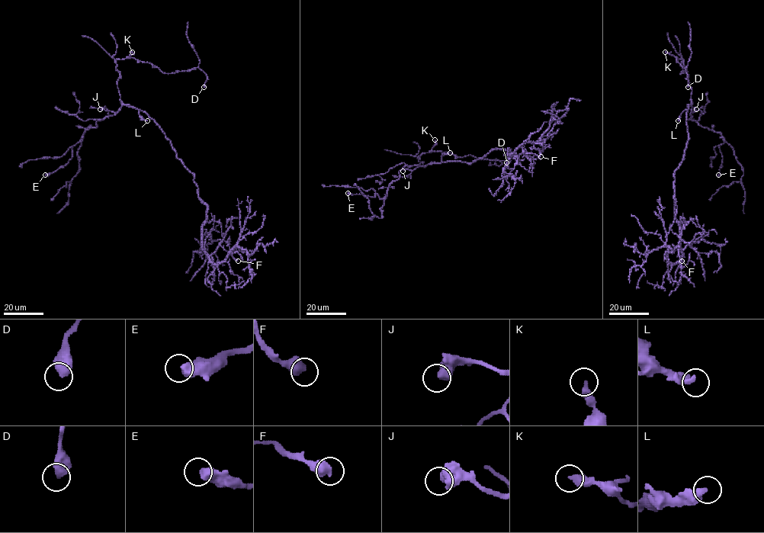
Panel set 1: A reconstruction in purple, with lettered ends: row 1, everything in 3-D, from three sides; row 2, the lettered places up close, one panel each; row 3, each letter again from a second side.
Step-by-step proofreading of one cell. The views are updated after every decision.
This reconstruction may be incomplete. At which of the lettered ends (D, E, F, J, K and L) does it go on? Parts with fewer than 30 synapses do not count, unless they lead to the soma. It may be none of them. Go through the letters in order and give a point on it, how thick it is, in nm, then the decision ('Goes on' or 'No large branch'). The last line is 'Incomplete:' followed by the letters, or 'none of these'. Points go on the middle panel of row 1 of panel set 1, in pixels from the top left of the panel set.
D: Place: (506, 162). Thickness 600 nm. No large branch
E: Place: (348, 193). Thickness 550 nm. No large branch
F: Place: (540, 156). Thickness 600 nm. No large branch
J: Place: (402, 171). Thickness 600 nm. No large branch
K: Place: (434, 139). Thickness 360 nm. No large branch
L: Place: (450, 152). Thickness 400 nm. No large branch
Incomplete: none of these

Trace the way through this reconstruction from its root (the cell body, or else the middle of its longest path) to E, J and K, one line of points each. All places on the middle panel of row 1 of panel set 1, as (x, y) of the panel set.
E: (471, 163), (451, 161), (425, 166), (406, 165), (383, 198), (376, 194), (371, 197), (348, 193)
J: (471, 163), (459, 161), (431, 162), (412, 170), (402, 171)
K: (471, 163), (451, 161), (421, 166), (420, 164), (422, 162), (418, 161), (420, 155), (431, 149), (434, 139)

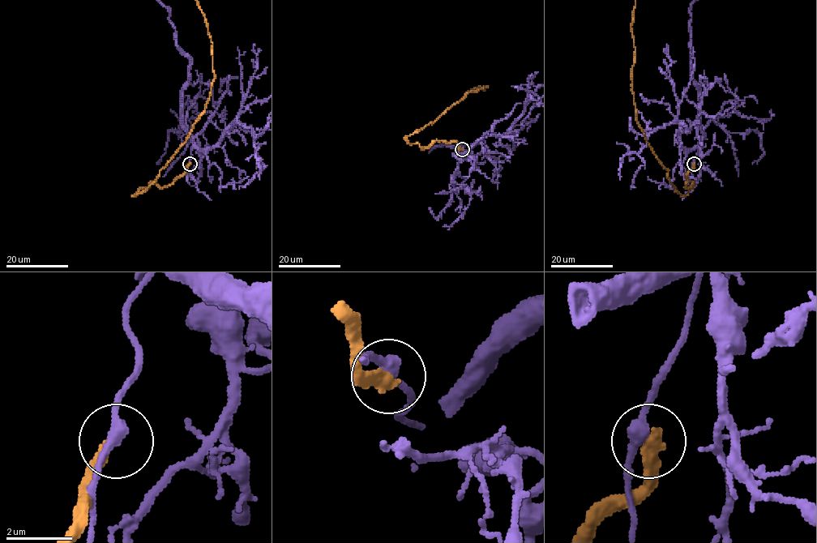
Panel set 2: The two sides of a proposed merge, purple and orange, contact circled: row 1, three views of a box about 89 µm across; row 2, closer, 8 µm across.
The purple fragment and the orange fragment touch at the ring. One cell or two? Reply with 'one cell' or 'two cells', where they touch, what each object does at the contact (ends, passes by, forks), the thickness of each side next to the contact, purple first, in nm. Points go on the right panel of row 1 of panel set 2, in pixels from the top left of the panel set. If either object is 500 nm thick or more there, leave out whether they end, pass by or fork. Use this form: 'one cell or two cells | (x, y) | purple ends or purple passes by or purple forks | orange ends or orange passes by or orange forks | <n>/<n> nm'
two cells | (694, 164) | purple passes by | orange ends | 320/440 nm

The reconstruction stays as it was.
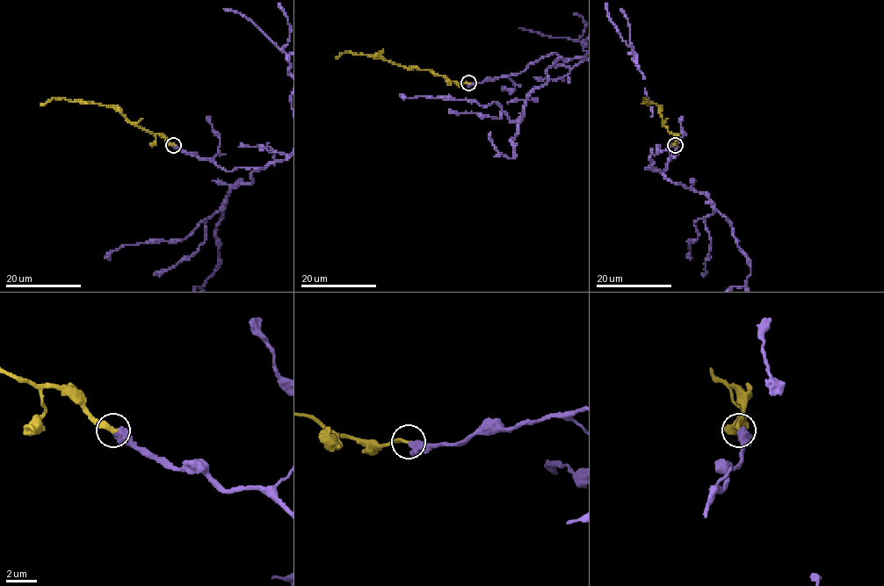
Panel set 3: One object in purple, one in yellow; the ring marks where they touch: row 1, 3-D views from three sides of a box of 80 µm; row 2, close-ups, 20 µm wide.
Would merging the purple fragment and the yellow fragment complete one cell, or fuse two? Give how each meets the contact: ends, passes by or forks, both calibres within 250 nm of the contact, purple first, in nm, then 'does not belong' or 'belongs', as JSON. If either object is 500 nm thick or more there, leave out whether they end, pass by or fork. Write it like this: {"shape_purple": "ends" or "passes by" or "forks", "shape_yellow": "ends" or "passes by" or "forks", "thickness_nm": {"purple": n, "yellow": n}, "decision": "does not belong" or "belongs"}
{"shape_purple": "passes by", "shape_yellow": "ends", "thickness_nm": {"purple": 360, "yellow": 260}, "decision": "belongs"}

